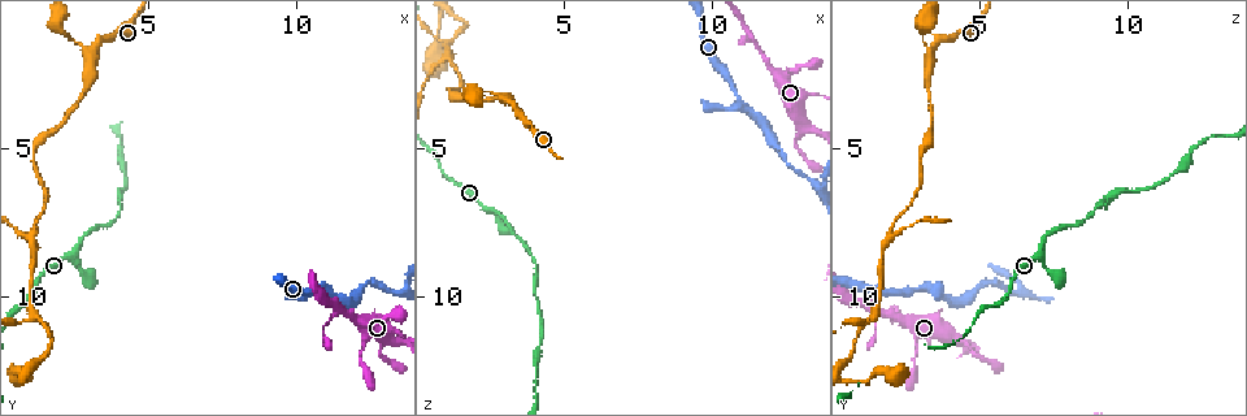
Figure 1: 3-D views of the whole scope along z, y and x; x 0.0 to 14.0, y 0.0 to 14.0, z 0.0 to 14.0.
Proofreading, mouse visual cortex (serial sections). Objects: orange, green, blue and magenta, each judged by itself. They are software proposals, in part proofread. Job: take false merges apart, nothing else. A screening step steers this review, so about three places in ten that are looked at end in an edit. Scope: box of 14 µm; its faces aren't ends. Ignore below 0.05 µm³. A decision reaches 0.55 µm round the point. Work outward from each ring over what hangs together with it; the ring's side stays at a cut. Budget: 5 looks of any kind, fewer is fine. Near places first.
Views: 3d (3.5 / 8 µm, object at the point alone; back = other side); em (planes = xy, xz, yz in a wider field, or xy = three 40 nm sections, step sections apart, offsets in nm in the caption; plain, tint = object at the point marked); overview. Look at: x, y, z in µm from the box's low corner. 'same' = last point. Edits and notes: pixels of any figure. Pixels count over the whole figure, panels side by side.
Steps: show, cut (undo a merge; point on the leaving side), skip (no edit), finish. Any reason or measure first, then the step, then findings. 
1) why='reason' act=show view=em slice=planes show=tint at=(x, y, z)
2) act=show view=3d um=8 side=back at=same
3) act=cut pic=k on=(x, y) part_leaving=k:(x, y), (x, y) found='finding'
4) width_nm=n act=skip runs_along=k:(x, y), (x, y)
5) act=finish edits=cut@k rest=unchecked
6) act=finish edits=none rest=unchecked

why='a narrow waist' act=show view=3d um=3.5 at=(2.6, 9.0, 7.2)

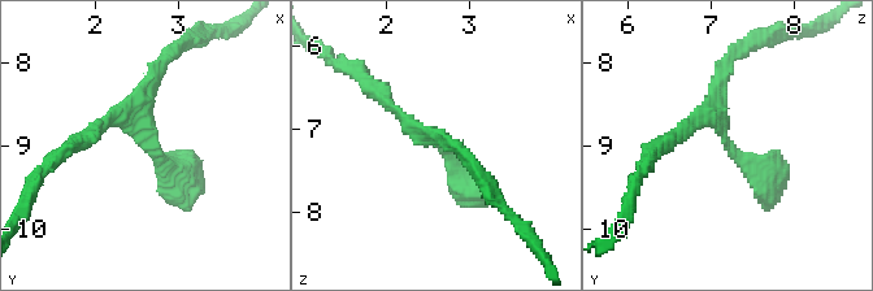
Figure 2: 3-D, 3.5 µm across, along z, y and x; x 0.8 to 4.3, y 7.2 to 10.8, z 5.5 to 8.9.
arms=3 arm_widths_nm=150,200,350 why='shape alone is not enough' act=show view=em slice=xy step=5 show=tint at=(2.65, 8.90, 7.20)

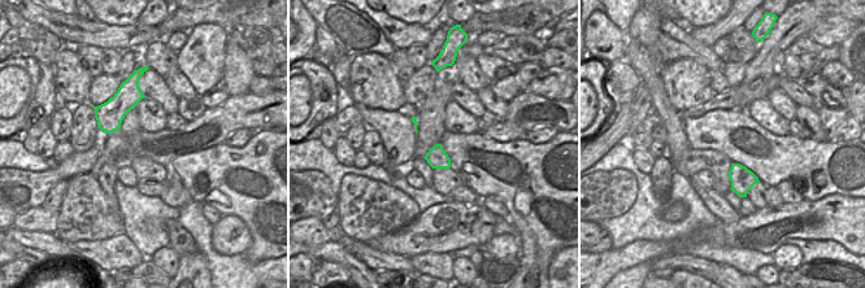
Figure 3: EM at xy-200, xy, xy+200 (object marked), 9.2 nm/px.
act=skip runs_along=2:(390, 107), (481, 190) found='one cell here'

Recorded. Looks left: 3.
why='small branch off a trunk' act=show view=3d um=3.5 at=(3.0, 1.8, 3.3)

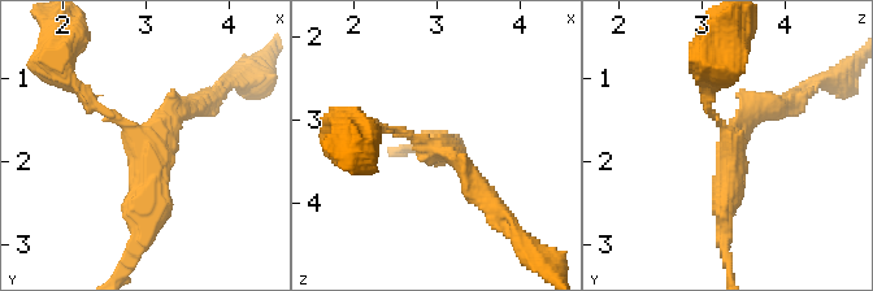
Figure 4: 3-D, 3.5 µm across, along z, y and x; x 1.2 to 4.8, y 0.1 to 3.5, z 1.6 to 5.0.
why='now the EM' act=show view=em slice=planes show=plain at=(3.05, 1.80, 3.35)

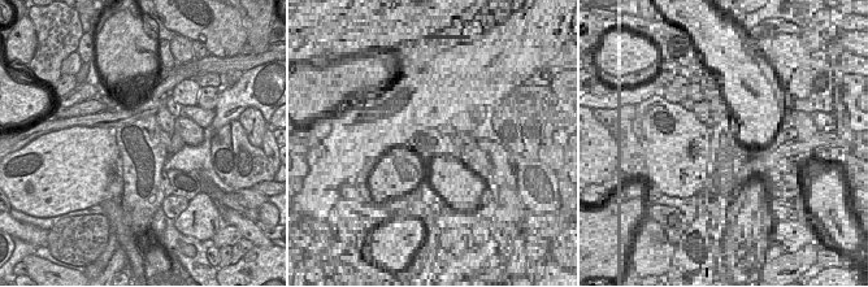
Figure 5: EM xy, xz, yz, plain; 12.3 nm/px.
act=show view=em slice=planes show=tint at=same

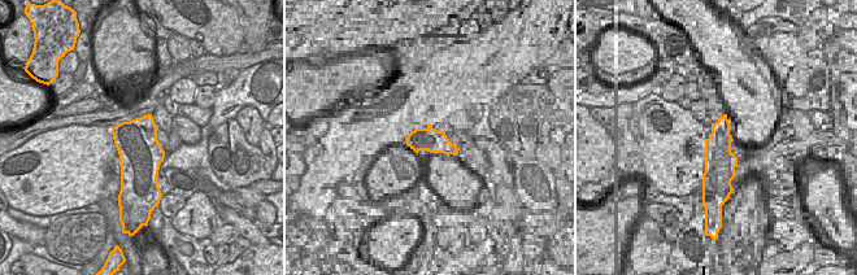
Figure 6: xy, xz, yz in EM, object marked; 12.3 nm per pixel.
arm_widths_nm=100,250,300 act=skip runs_along=4:(784, 105), (730, 140), (724, 233) found='continuous, no second cell'

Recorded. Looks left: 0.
act=finish edits=none rest=unchecked

